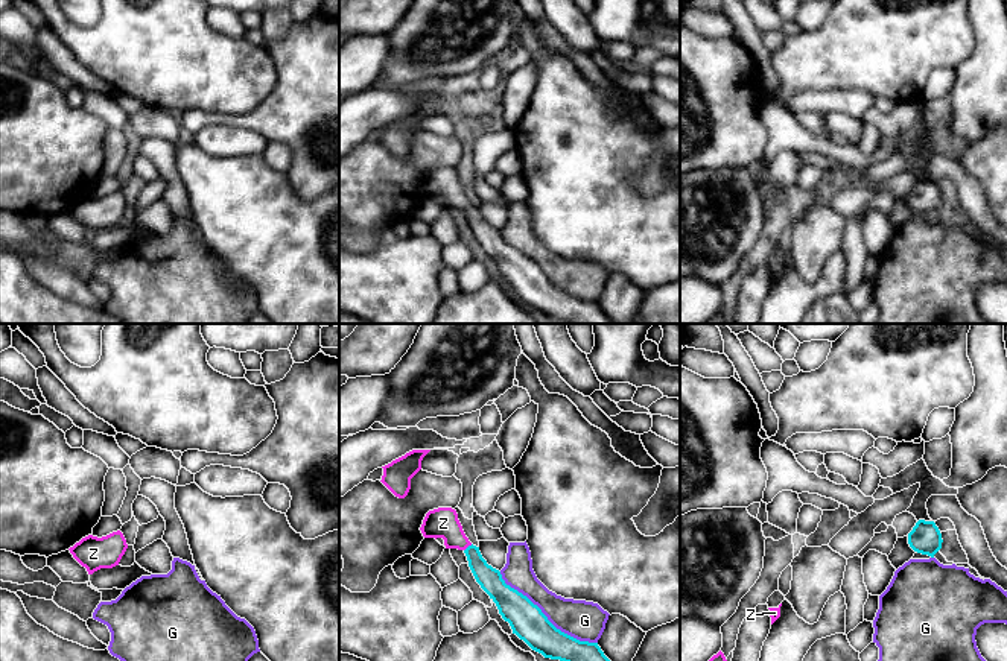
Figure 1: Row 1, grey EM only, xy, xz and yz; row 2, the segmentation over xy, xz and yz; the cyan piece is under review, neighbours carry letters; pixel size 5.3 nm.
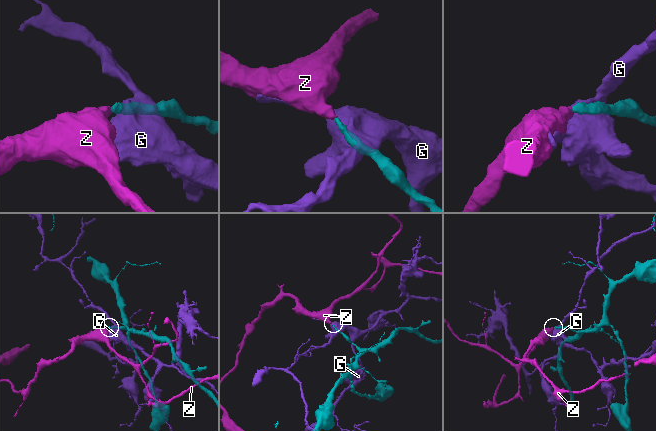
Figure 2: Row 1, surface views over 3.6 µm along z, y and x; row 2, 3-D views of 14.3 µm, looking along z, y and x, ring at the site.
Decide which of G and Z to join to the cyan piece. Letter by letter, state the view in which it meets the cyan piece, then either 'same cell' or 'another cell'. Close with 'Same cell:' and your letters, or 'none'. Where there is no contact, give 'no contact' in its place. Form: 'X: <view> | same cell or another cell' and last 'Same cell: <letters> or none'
G: xz | another cell
Z: xz | same cell
Same cell: Z

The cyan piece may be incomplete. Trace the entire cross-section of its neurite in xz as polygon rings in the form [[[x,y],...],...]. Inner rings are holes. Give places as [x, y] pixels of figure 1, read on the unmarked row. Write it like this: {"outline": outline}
{"outline": [[[452,167],[429,170],[420,187],[424,198],[443,198],[446,208],[462,210],[481,248],[496,263],[513,293],[545,318],[567,324],[613,324],[598,302],[580,301],[557,289],[542,269],[526,255],[511,248],[499,229],[482,217],[479,207],[465,196],[458,173]]]}

